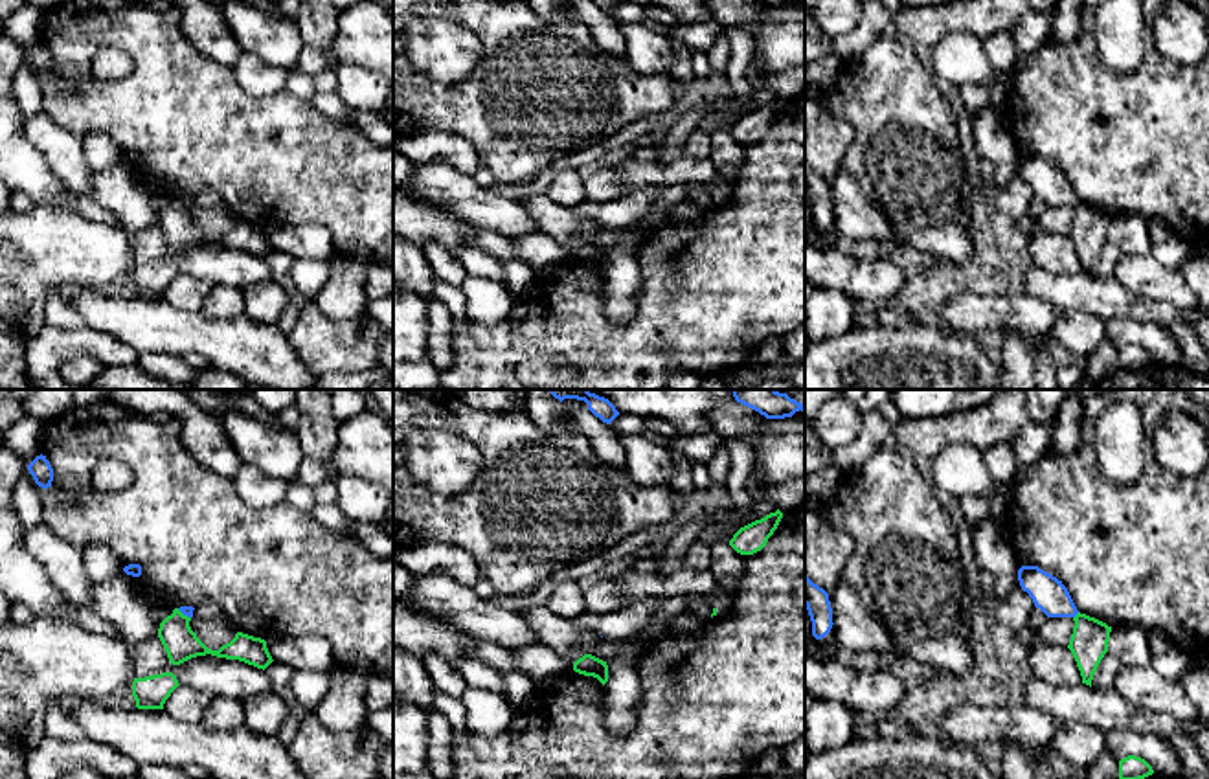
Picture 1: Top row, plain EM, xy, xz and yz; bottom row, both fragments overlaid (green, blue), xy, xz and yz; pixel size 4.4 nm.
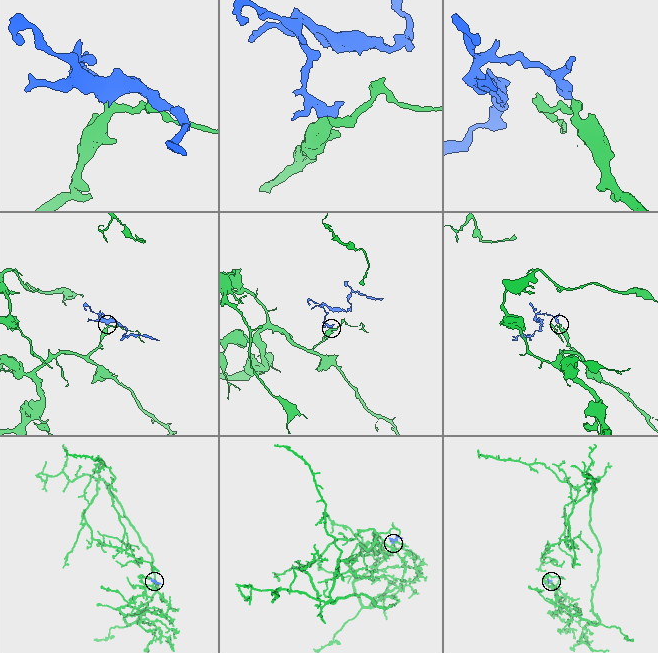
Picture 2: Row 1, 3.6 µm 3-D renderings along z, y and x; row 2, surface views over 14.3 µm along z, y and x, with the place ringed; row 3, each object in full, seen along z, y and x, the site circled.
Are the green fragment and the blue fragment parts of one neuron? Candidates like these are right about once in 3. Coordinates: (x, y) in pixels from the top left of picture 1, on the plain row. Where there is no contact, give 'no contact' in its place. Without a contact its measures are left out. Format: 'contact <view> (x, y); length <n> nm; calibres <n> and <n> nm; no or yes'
contact yz (1075, 204); length 40 nm; calibres 170 and 150 nm; no

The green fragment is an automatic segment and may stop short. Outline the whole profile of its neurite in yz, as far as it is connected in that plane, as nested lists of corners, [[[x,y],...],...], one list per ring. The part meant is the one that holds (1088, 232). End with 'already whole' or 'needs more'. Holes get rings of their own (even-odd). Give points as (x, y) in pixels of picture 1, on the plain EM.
[[[1080,200],[1073,209],[1075,215],[1068,237],[1077,250],[1082,272],[1091,276],[1093,263],[1108,241],[1112,215]]] | already whole

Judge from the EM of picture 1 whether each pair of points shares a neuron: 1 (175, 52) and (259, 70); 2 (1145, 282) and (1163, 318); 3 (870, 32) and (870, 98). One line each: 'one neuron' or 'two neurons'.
1: two neurons
2: two neurons
3: two neurons

